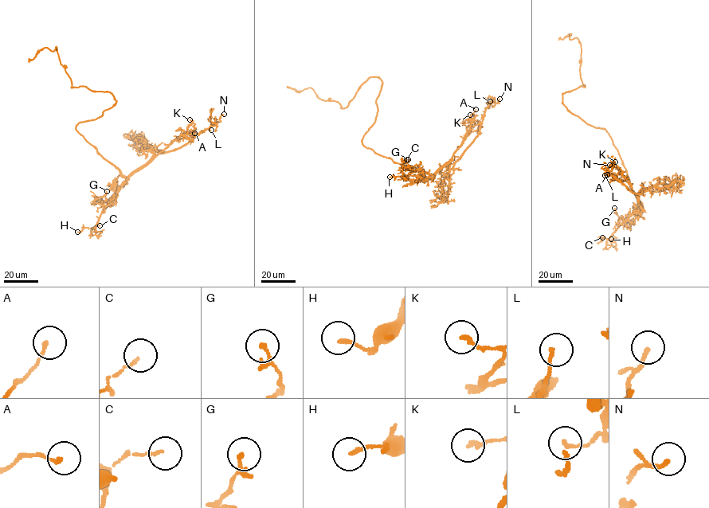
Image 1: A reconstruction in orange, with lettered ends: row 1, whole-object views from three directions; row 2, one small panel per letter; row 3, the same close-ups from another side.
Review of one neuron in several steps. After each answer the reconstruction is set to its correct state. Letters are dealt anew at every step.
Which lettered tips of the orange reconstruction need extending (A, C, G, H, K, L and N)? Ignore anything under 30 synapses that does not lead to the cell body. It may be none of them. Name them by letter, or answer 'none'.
none

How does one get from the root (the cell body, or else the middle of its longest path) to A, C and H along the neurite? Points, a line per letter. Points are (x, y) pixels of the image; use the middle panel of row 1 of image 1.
A: (363, 145), (393, 162), (413, 166), (427, 177), (434, 177), (460, 146), (469, 130), (468, 119), (475, 109)
C: (363, 145), (393, 162), (413, 166), (426, 177), (434, 177), (419, 169), (406, 169), (402, 164), (406, 159)
H: (363, 145), (393, 162), (413, 166), (426, 177), (434, 177), (419, 169), (404, 168), (402, 175), (389, 177)

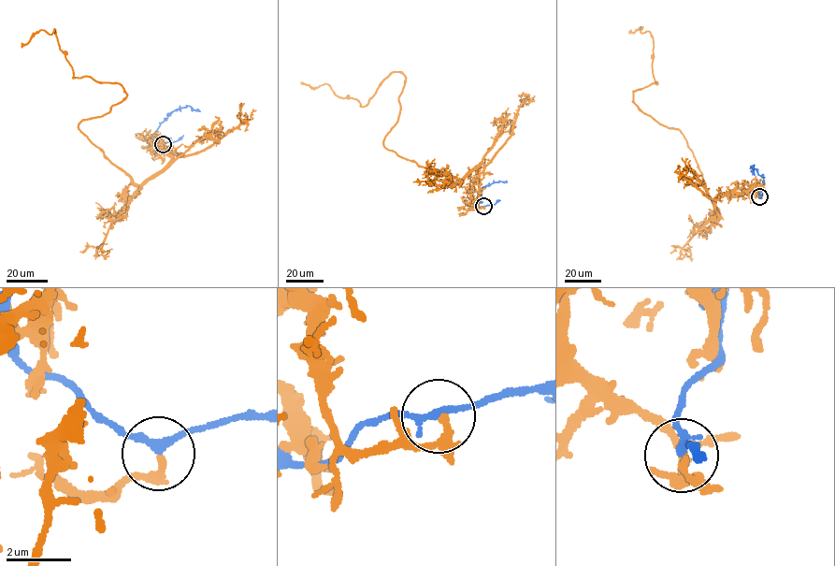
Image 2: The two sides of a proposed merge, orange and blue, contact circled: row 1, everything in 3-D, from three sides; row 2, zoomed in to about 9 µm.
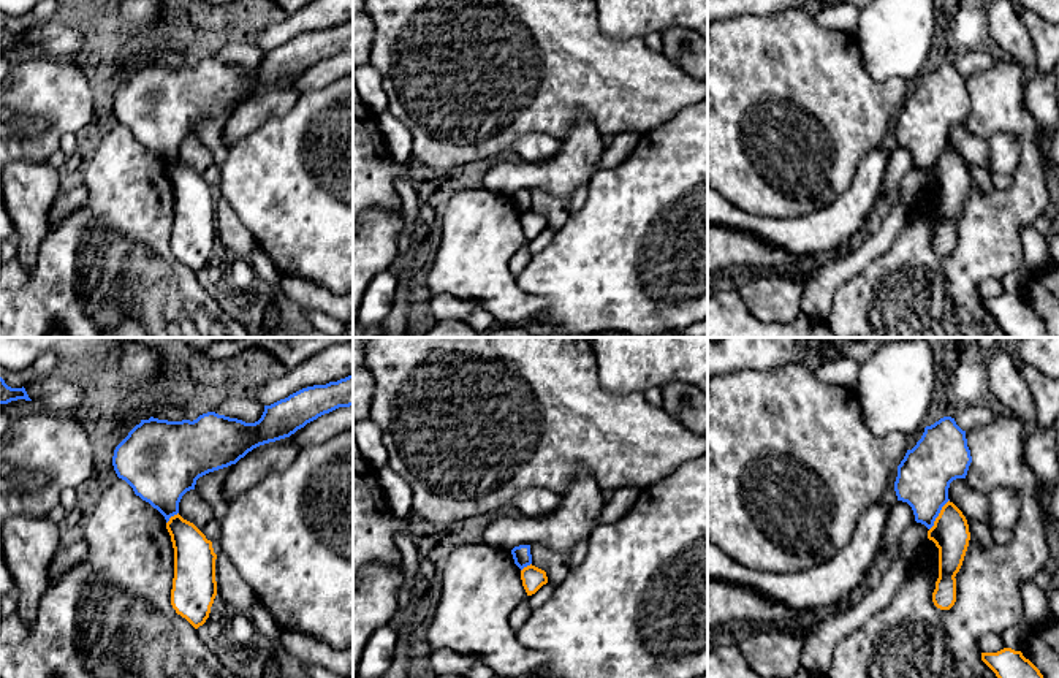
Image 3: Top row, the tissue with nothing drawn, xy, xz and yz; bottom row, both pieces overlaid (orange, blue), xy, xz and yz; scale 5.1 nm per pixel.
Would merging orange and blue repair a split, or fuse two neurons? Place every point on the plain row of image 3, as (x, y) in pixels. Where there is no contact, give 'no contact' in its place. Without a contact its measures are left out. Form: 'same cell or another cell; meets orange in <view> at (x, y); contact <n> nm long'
another cell; meets orange in yz at (939, 160); contact 190 nm long

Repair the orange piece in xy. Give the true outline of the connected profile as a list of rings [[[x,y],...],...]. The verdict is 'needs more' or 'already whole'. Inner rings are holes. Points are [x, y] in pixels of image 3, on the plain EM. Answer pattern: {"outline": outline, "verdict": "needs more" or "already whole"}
{"outline": [[[179,158],[166,168],[174,193],[171,250],[195,274],[209,263],[217,241],[212,187]]], "verdict": "already whole"}

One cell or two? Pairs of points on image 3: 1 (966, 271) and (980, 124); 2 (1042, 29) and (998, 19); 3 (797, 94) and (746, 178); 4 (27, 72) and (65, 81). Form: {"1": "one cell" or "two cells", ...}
{"1": "one cell", "2": "two cells", "3": "one cell", "4": "one cell"}

